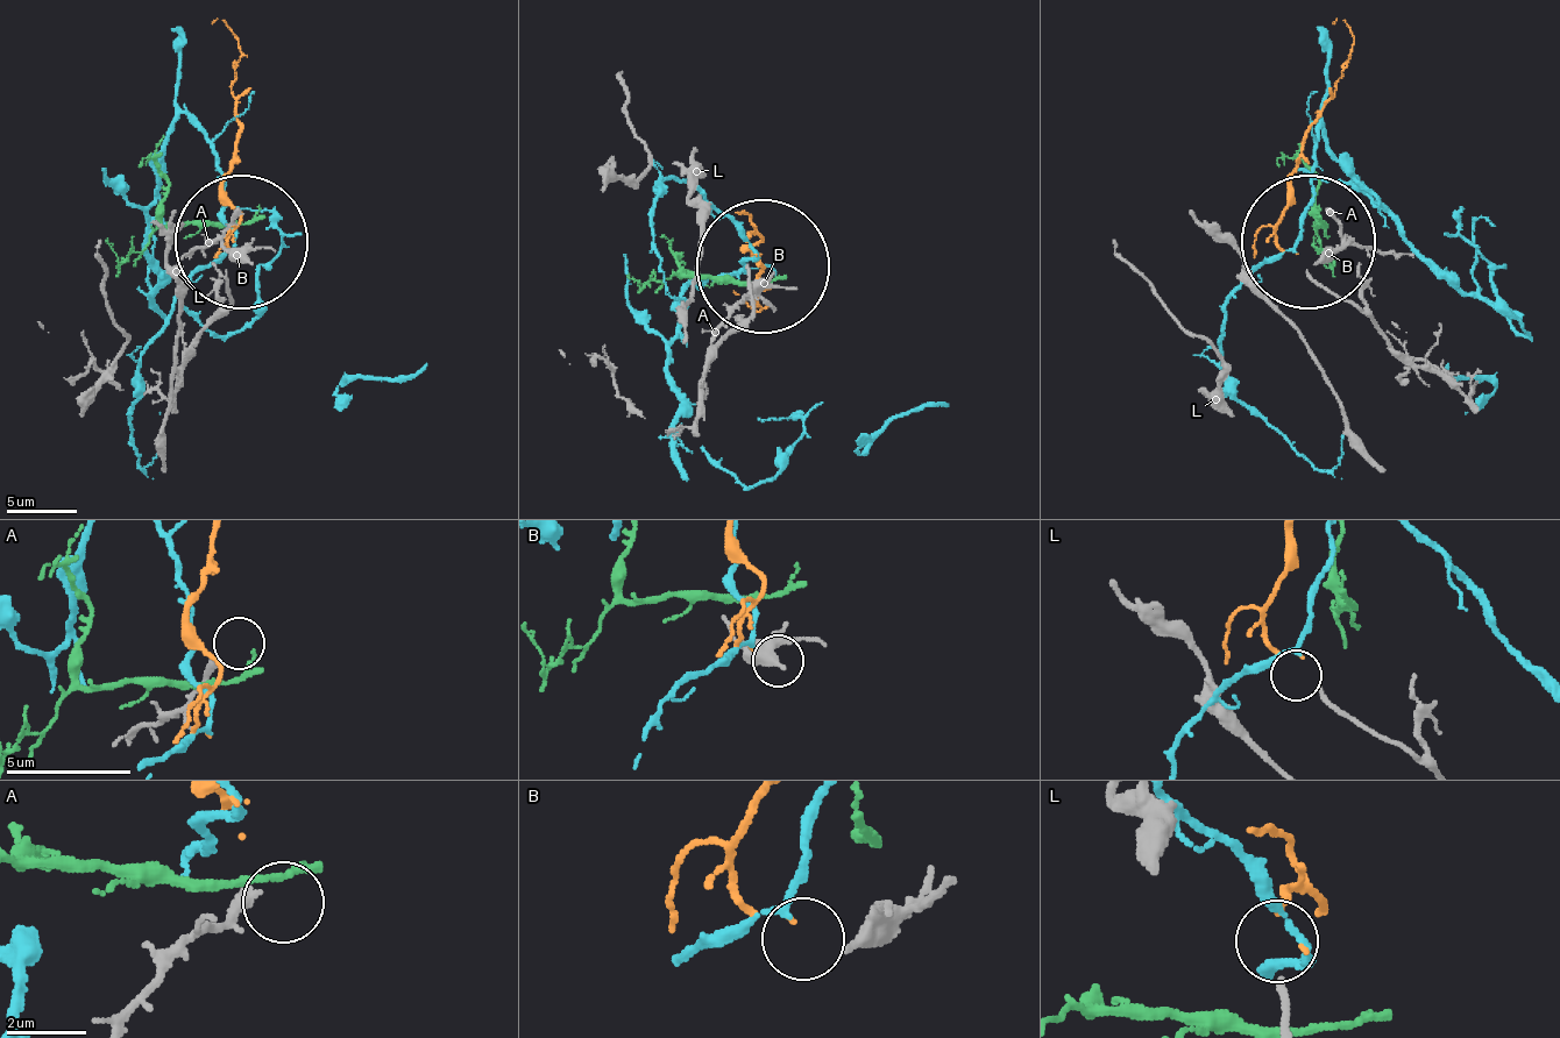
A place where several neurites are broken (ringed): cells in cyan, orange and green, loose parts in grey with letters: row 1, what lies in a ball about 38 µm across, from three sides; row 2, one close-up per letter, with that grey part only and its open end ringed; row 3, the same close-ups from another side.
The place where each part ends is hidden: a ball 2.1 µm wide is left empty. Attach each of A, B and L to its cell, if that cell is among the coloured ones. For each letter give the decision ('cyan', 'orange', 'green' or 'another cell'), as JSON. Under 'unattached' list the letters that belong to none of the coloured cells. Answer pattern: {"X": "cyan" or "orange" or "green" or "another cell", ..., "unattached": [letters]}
{"A": "another cell", "B": "another cell", "L": "orange", "unattached": ["A", "B"]}

